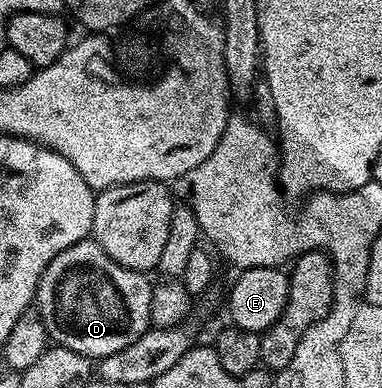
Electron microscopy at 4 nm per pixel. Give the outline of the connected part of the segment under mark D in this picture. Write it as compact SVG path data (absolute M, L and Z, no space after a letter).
M88 237L77 245L69 245L69 249L57 253L57 257L49 261L35 290L34 306L41 321L45 321L48 340L52 344L73 349L92 361L104 359L109 353L117 353L117 349L125 349L125 345L137 341L137 337L151 327L149 305L153 283L147 279L150 278L144 272L130 271L109 258L94 238Z

